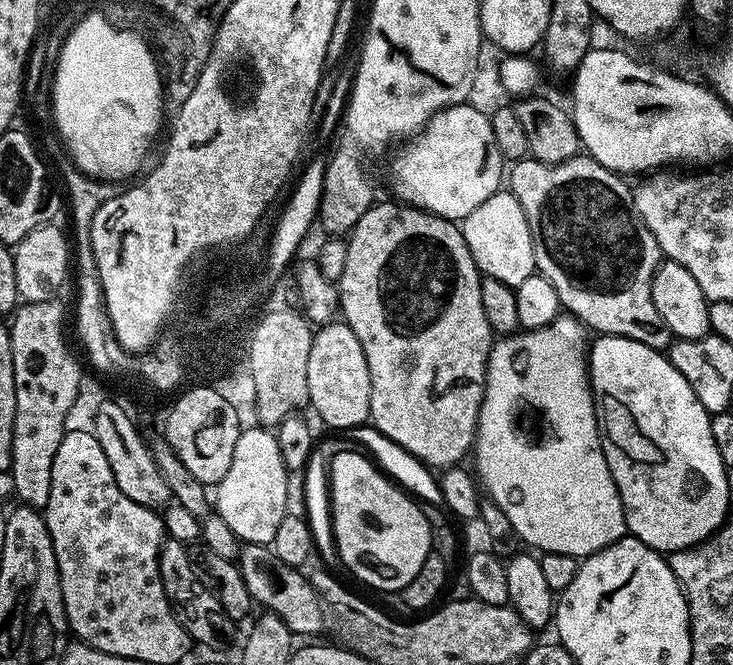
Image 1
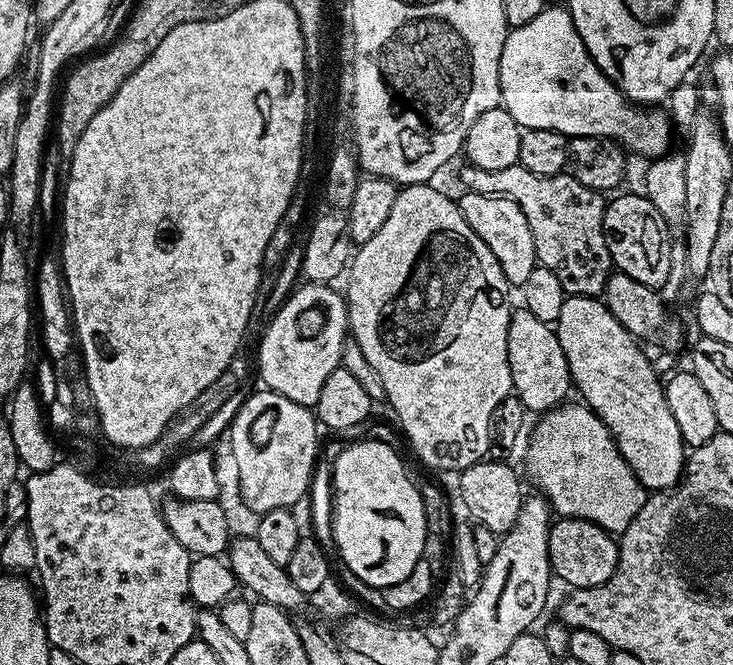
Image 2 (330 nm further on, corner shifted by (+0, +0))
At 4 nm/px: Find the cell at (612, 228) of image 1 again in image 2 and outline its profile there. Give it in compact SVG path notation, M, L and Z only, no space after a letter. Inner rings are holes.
M518 162L514 166L506 166L506 170L482 170L478 166L468 164L460 172L460 180L464 183L463 187L467 191L474 194L486 194L487 196L501 196L510 202L514 202L518 206L518 210L522 210L522 214L526 214L526 222L530 222L530 234L534 234L534 250L539 267L550 270L550 274L555 274L558 277L558 282L562 282L562 290L569 296L594 296L599 297L603 293L606 282L609 276L614 271L612 263L612 255L606 246L606 238L604 237L604 210L606 200L601 193L590 190L586 186L582 186L582 182L578 182L571 174L561 174L559 176L539 176L538 174L530 174L530 170L523 168Z

